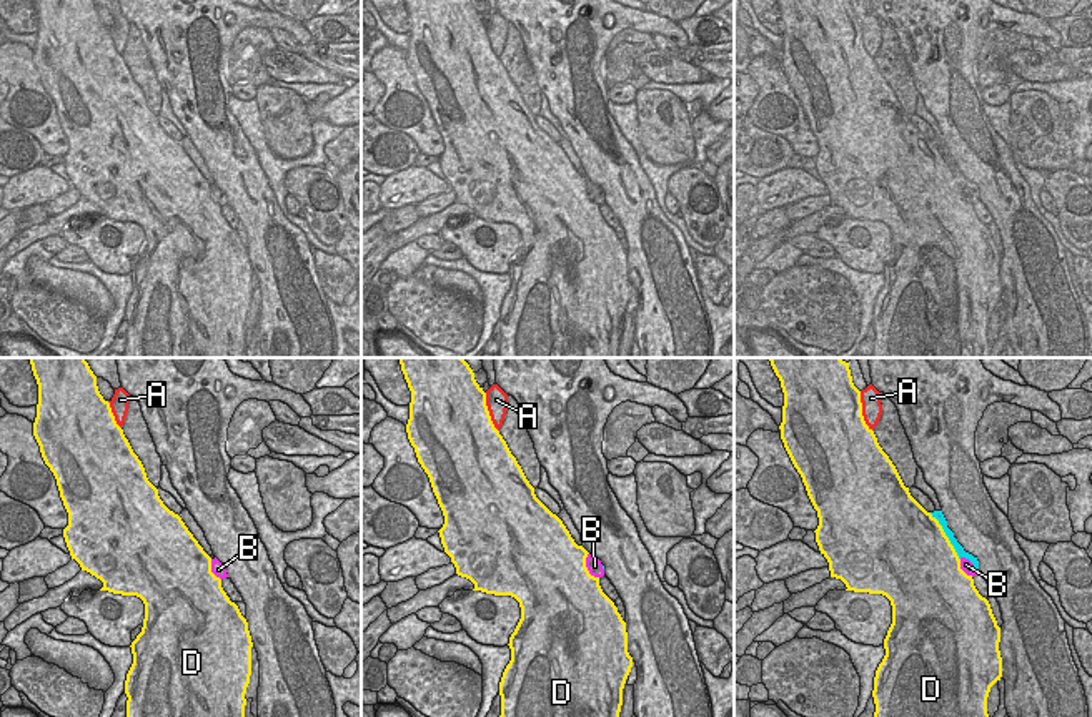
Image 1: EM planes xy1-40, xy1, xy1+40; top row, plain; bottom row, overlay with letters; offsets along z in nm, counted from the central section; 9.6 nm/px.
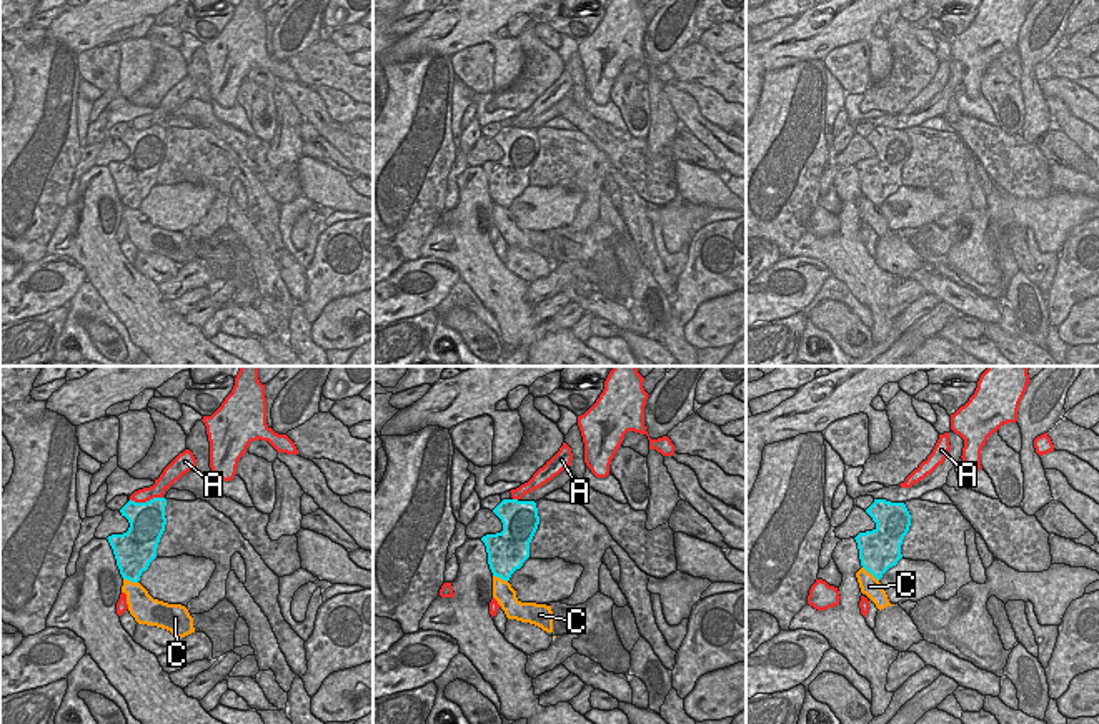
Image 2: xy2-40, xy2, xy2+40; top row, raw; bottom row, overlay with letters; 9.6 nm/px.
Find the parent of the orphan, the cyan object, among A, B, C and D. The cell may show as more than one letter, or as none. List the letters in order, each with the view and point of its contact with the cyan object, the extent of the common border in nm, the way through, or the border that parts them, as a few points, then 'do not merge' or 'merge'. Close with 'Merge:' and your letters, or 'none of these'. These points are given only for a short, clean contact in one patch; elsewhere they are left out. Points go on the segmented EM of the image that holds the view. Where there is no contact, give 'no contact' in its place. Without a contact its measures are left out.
A: meets cyan in xy2-40 at (147, 501); contact 320 nm long; do not merge
B: meets cyan in xy1+40 at (971, 561); contact 240 nm long; runs through xy1+40 (959, 549), (971, 561), (966, 564); merge
C: meets cyan in xy2+40 at (871, 573); contact 220 nm long; do not merge
D: meets cyan in xy1+40 at (946, 534); contact 550 nm long; do not merge
Merge: B

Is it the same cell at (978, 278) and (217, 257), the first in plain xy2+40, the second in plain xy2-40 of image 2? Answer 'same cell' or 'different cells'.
same cell

